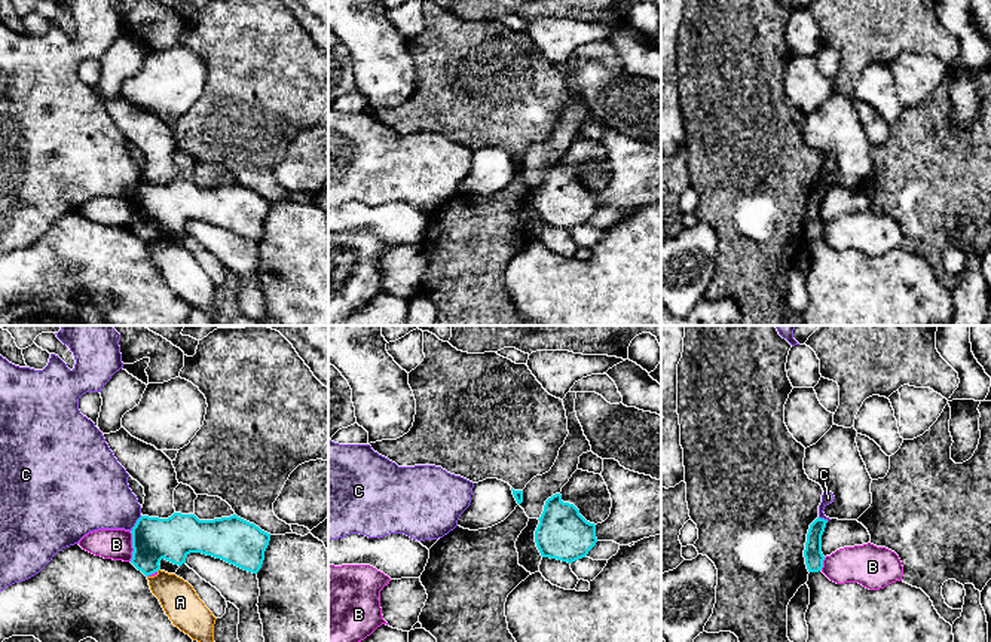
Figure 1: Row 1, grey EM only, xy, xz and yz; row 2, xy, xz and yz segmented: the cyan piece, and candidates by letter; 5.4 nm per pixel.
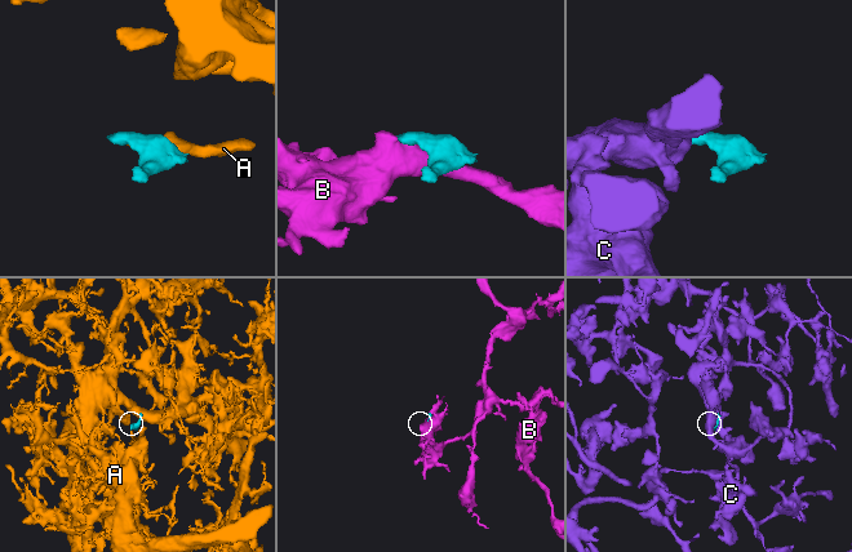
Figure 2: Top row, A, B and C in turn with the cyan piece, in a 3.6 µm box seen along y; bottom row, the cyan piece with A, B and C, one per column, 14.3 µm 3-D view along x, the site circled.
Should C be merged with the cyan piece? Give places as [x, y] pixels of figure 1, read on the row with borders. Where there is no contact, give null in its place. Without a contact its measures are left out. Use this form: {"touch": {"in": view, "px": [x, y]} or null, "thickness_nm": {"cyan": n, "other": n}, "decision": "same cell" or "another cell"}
{"touch": {"in": "xy", "px": [135, 523]}, "thickness_nm": {"cyan": 240, "other": 340}, "decision": "another cell"}

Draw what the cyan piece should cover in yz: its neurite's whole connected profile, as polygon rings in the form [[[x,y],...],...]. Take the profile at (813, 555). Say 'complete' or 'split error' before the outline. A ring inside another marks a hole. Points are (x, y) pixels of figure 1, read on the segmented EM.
complete; [[[817,517],[808,529],[804,550],[805,565],[808,572],[819,572],[823,568],[825,556],[822,553],[822,535],[828,520]]]

